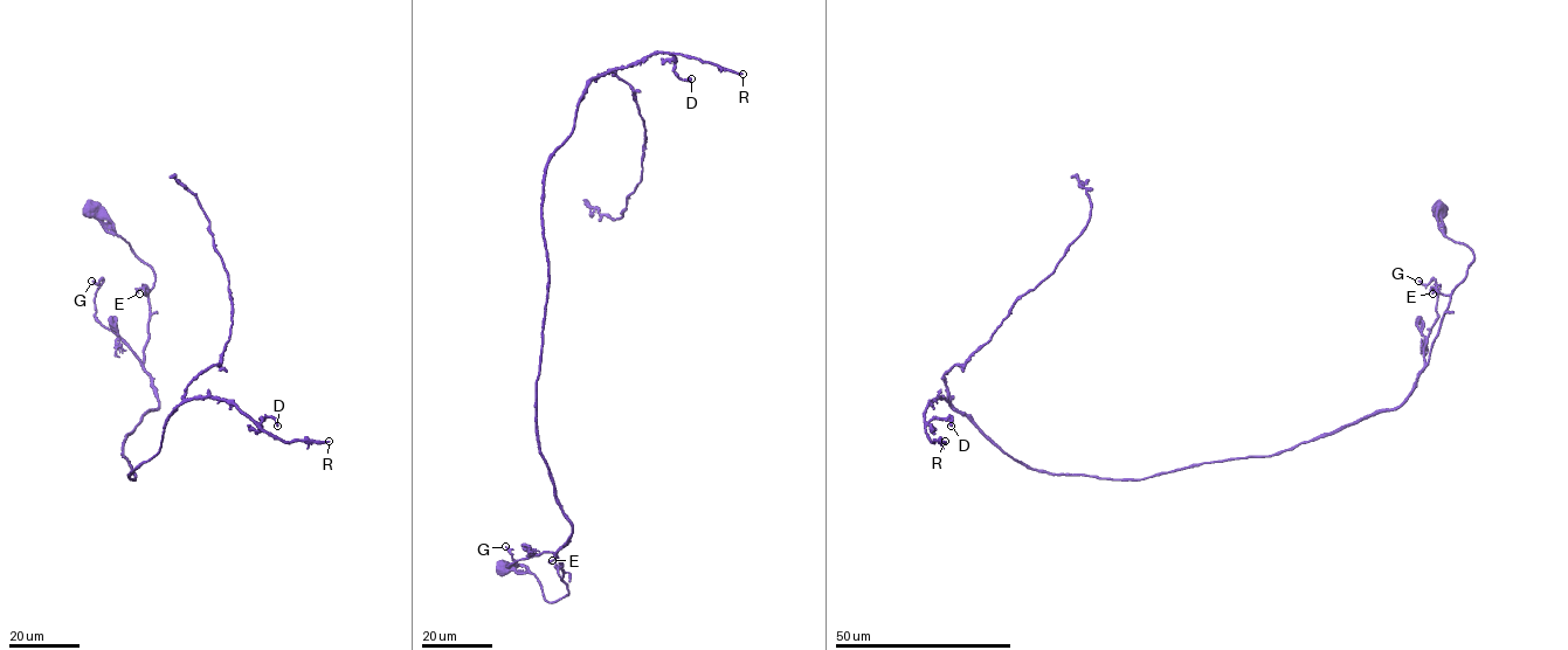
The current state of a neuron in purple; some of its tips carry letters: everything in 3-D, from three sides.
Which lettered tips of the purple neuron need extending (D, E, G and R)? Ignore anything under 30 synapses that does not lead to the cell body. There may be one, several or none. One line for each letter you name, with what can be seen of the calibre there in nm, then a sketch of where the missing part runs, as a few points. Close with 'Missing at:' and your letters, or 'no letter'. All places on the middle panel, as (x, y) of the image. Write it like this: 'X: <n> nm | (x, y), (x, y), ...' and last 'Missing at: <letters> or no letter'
R: 200 nm
Missing at: R

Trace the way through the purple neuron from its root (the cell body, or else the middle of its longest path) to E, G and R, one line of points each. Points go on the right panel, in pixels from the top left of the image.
E: (1441, 211), (1445, 235), (1463, 242), (1473, 260), (1465, 278), (1449, 295), (1431, 287), (1432, 294)
G: (1441, 211), (1445, 235), (1473, 260), (1427, 362), (1436, 283), (1418, 281)
R: (1441, 211), (1473, 260), (1396, 407), (1271, 455), (1140, 479), (1028, 468), (938, 398), (924, 427), (945, 441)

